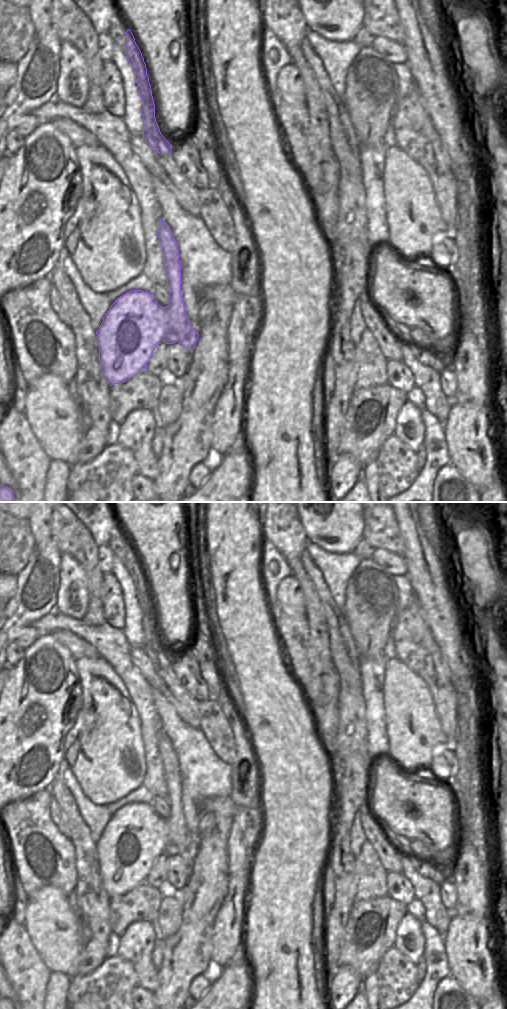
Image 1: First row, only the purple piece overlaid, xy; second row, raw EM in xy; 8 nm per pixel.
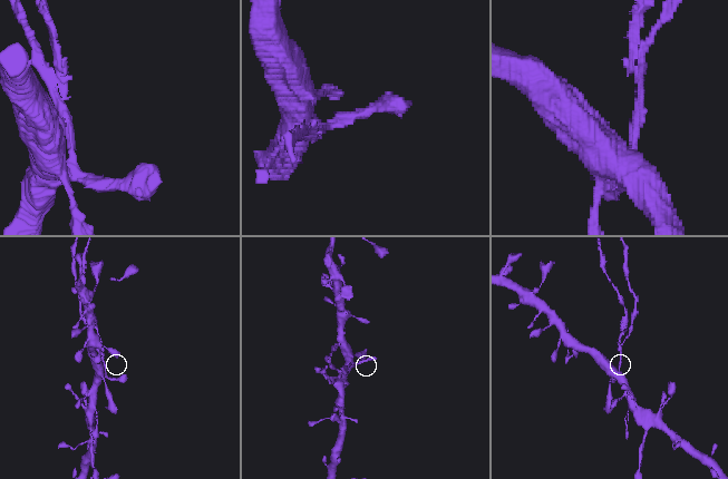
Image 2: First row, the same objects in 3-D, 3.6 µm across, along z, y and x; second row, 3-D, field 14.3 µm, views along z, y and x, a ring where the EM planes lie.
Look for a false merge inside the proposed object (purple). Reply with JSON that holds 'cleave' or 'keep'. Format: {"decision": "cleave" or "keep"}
{"decision": "cleave"}

